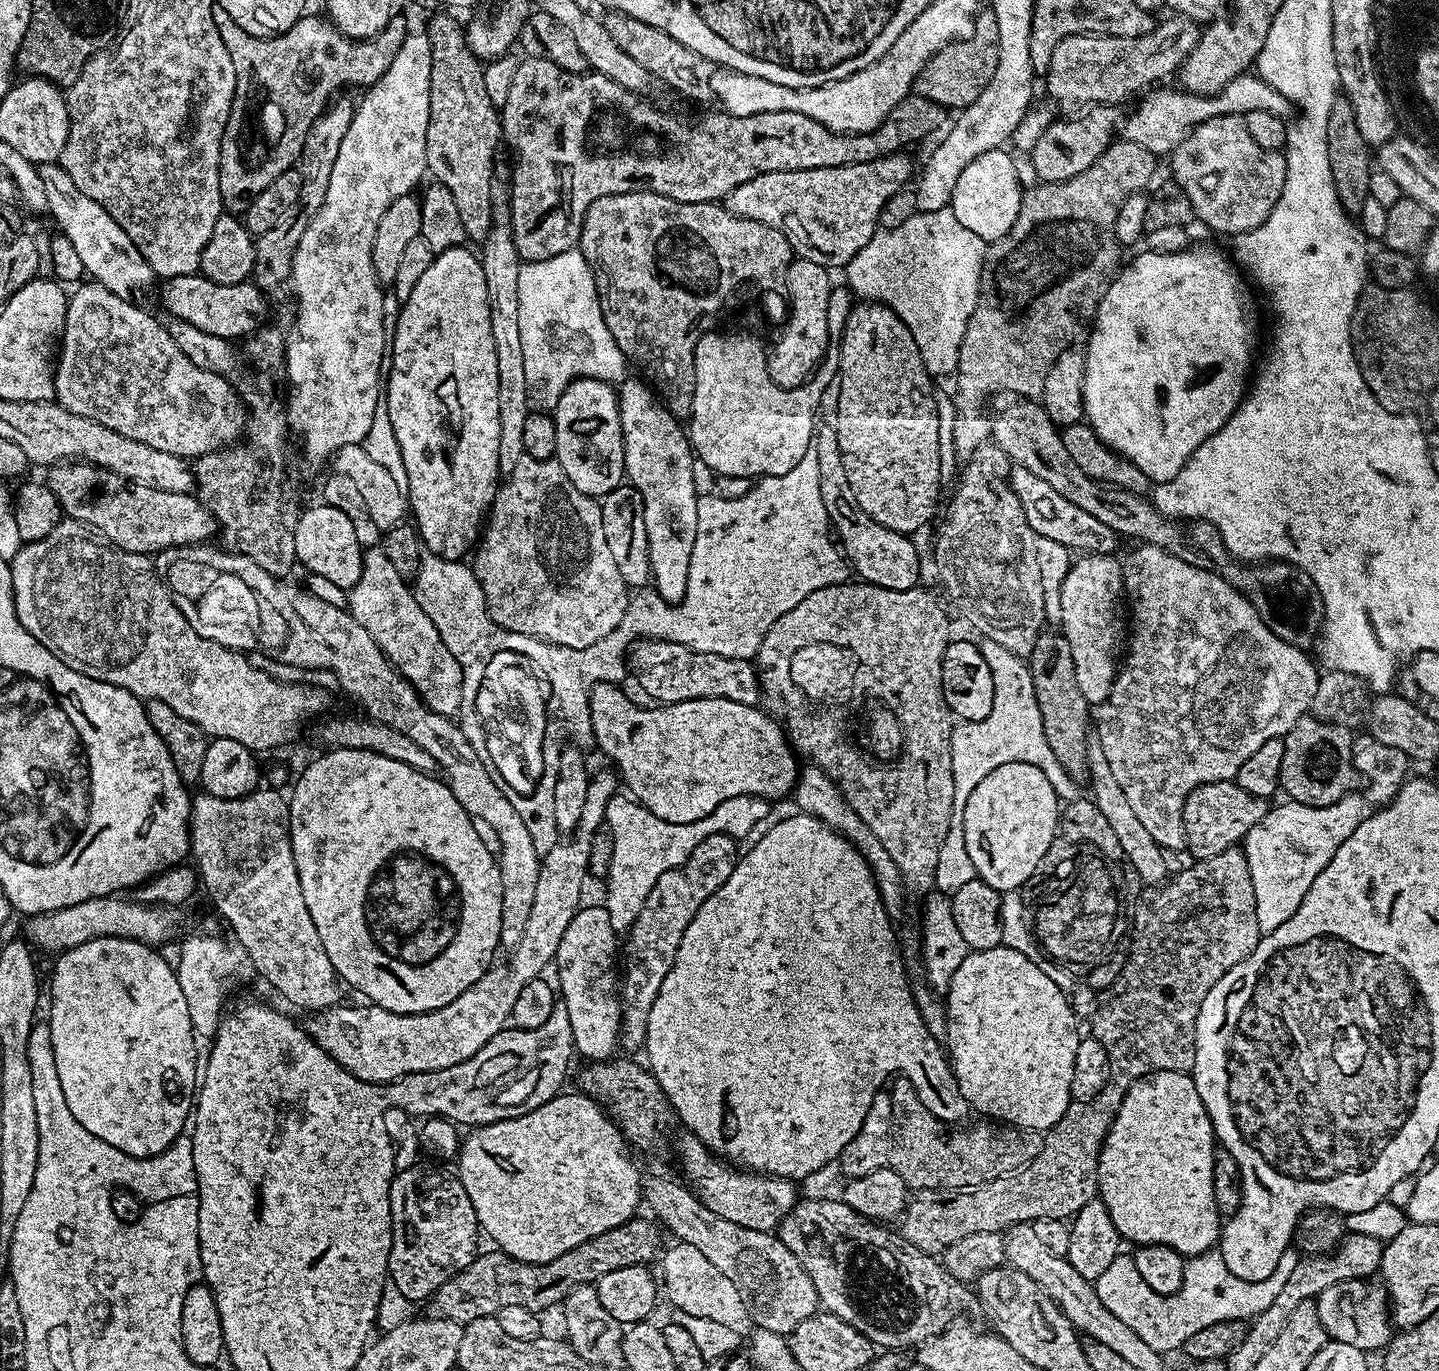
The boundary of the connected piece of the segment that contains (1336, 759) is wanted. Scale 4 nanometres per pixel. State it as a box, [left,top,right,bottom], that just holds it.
[1280,714,1358,806]

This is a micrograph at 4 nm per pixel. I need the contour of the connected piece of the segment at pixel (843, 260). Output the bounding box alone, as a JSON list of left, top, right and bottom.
[722,154,912,270]

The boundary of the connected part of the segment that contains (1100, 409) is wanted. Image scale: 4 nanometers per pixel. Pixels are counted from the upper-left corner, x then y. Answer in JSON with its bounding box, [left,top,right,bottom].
[1084,250,1254,484]

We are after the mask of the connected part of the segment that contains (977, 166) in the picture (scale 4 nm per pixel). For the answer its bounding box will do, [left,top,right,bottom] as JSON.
[952,149,1023,244]

